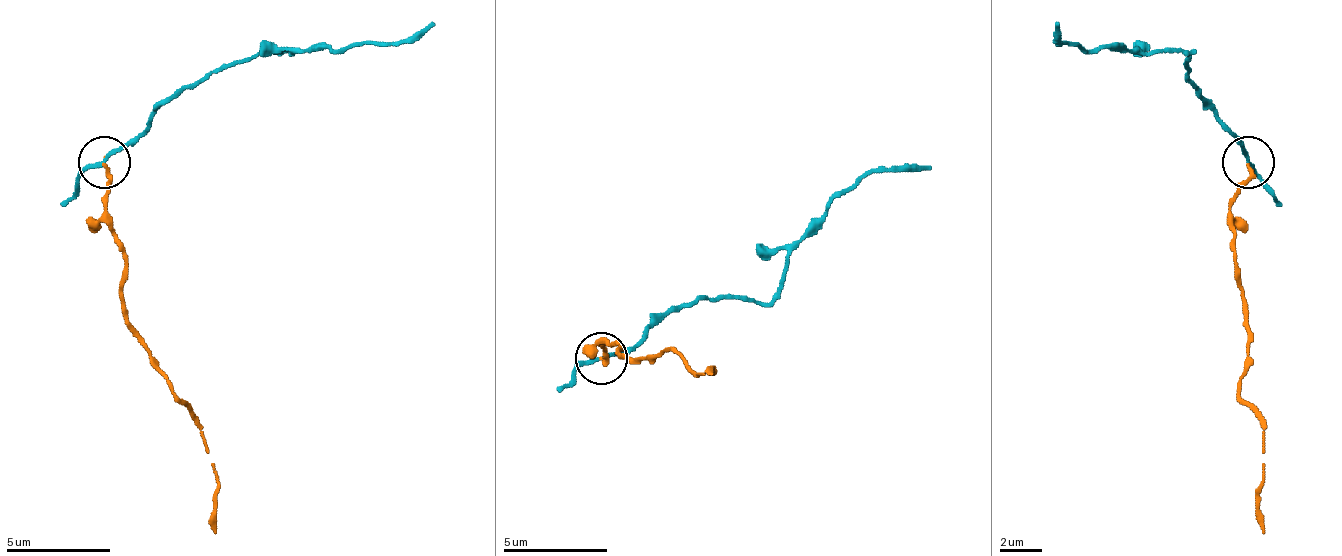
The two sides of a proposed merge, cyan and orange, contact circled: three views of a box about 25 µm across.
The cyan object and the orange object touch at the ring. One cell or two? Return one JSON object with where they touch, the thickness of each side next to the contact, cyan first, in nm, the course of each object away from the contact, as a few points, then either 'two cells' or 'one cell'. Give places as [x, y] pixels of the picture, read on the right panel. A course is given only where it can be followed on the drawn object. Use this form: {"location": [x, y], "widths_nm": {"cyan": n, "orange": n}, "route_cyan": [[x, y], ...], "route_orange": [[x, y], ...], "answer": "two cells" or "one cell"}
{"location": [1248, 162], "widths_nm": {"cyan": 180, "orange": 190}, "route_cyan": [[1246, 161], [1241, 140], [1189, 83], [1194, 51], [1090, 51], [1059, 41], [1054, 20]], "route_orange": [[1246, 161], [1246, 187], [1231, 223], [1241, 311], [1241, 400], [1262, 426], [1262, 535]], "answer": "two cells"}

